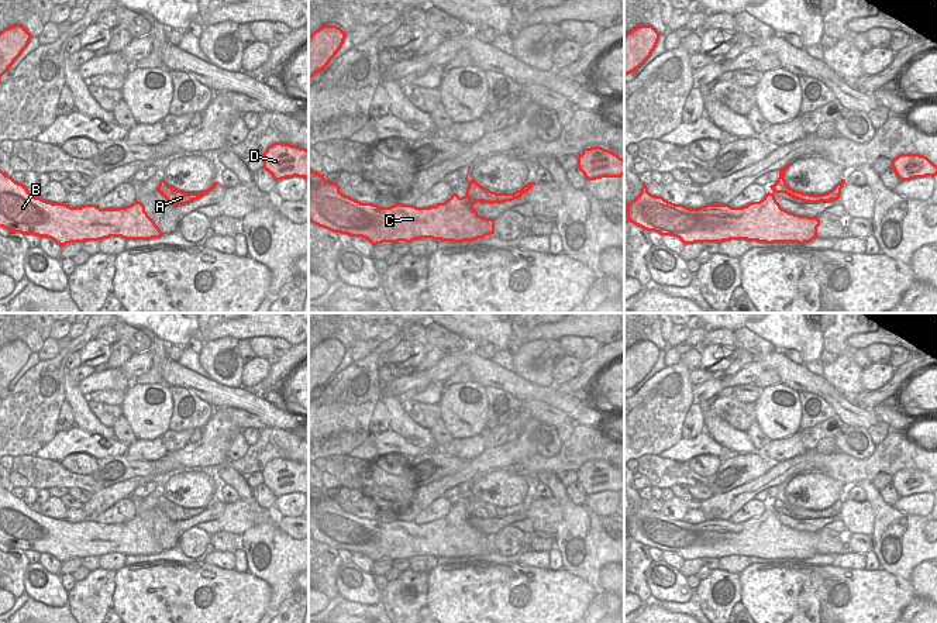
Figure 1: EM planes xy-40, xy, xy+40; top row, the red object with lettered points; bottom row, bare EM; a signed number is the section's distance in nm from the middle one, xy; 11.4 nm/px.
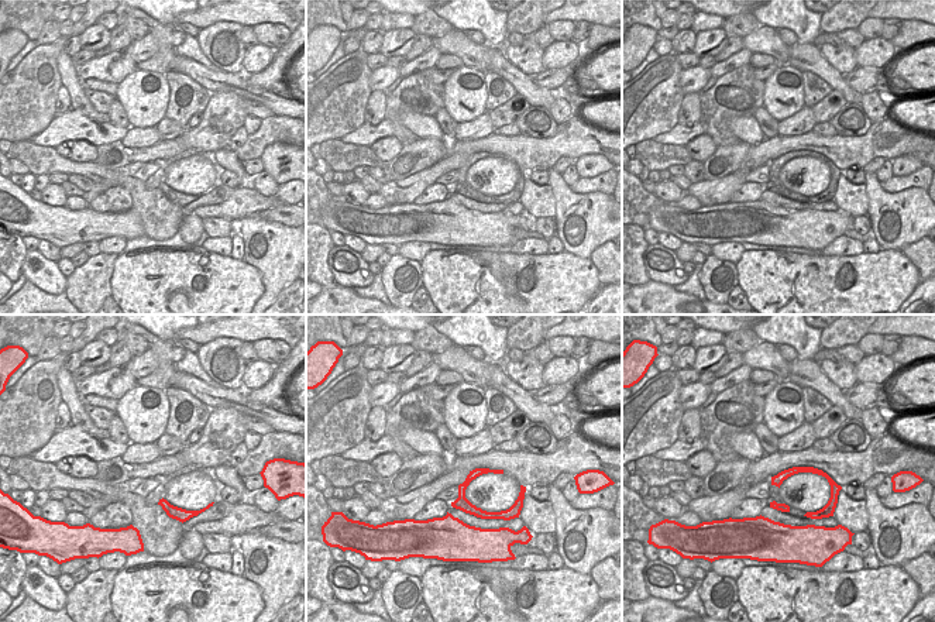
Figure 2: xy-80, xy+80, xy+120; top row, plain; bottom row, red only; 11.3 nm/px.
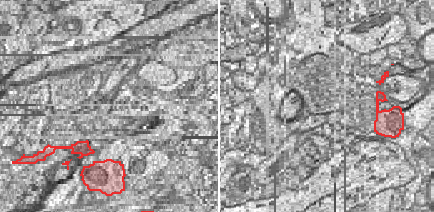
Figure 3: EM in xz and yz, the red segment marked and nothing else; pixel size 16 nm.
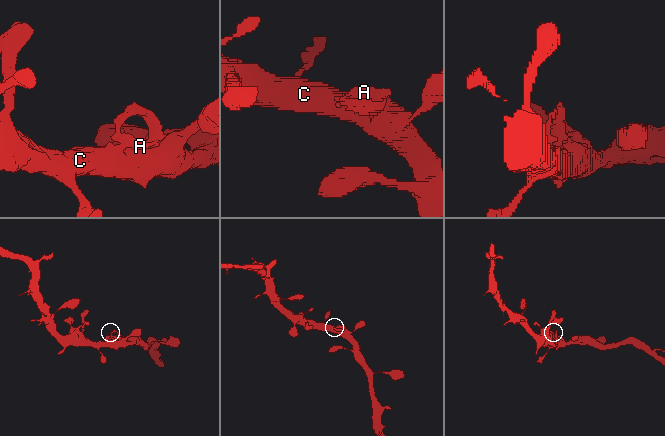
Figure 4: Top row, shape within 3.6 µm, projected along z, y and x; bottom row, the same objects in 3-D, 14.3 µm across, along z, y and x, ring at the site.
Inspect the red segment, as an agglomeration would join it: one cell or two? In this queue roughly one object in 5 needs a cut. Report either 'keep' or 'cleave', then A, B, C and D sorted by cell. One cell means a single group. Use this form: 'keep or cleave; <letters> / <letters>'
keep; A B C D

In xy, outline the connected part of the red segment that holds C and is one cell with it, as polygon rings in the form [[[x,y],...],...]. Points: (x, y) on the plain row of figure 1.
[[[309,482],[309,537],[327,544],[333,548],[348,550],[351,553],[362,553],[372,561],[382,558],[411,558],[421,554],[433,554],[441,557],[464,558],[485,554],[495,550],[495,536],[486,534],[478,530],[473,523],[478,517],[506,519],[521,513],[527,509],[535,498],[528,498],[520,506],[513,509],[496,509],[480,502],[475,492],[468,496],[466,510],[459,513],[458,509],[452,509],[448,516],[430,523],[416,523],[413,520],[396,519],[390,523],[380,523],[373,519],[361,519],[340,507],[338,498],[331,499]]]

